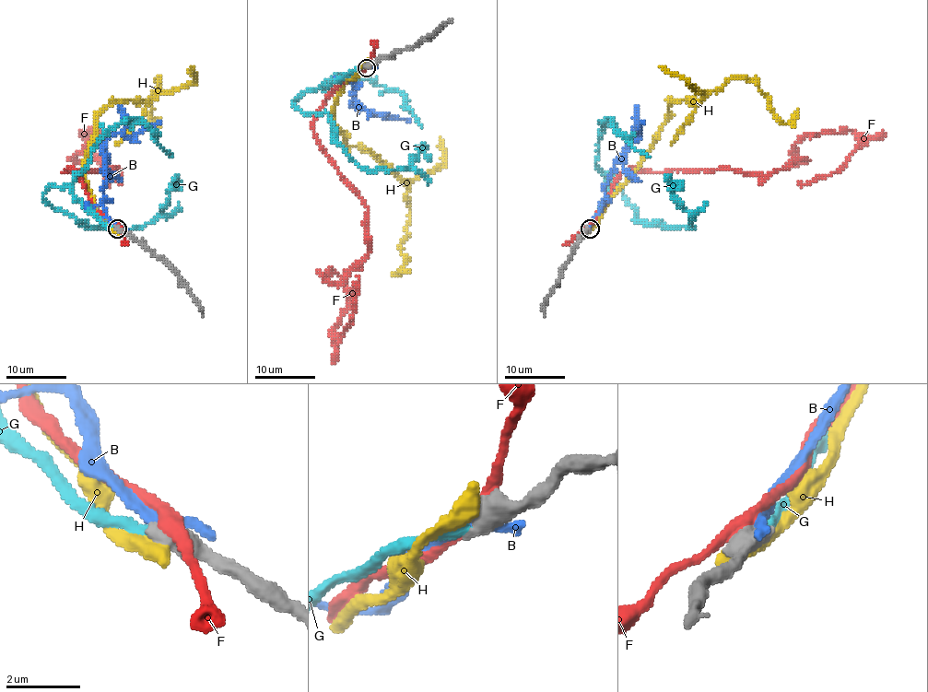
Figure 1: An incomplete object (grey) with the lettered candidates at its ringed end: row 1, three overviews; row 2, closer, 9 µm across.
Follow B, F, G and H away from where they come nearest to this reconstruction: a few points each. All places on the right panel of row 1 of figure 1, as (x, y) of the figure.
B: (587, 227), (604, 203), (607, 177), (643, 122)
F: (586, 228), (625, 170), (769, 174), (804, 160), (795, 144), (809, 134), (859, 139), (838, 170), (797, 181)
G: (587, 228), (611, 188), (617, 186), (636, 209), (637, 222), (693, 228), (667, 176)
H: (586, 231), (631, 176), (673, 101), (700, 101), (734, 77), (752, 79), (769, 111), (784, 123), (797, 111)

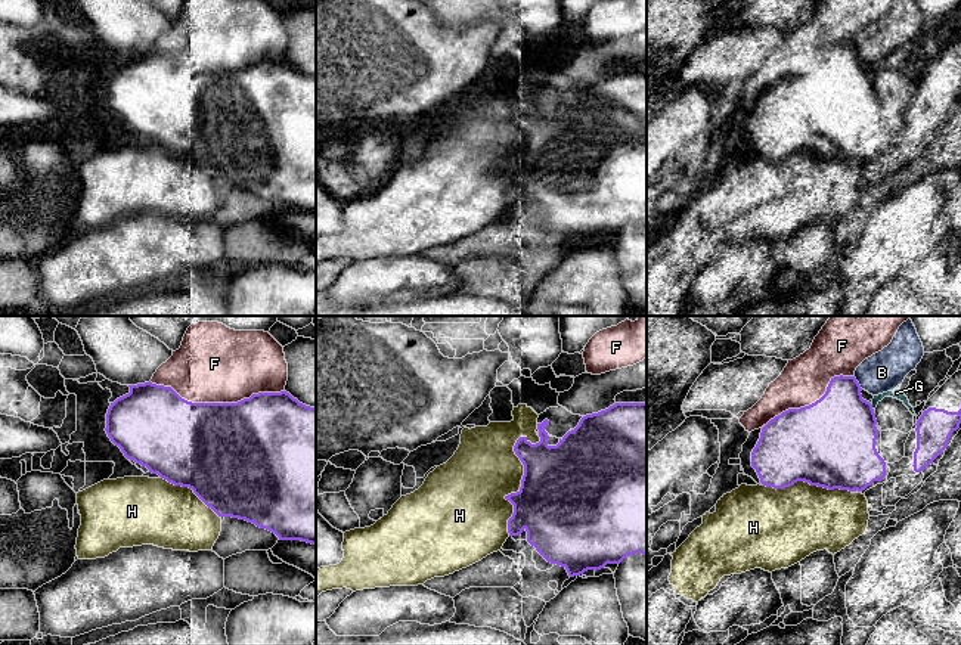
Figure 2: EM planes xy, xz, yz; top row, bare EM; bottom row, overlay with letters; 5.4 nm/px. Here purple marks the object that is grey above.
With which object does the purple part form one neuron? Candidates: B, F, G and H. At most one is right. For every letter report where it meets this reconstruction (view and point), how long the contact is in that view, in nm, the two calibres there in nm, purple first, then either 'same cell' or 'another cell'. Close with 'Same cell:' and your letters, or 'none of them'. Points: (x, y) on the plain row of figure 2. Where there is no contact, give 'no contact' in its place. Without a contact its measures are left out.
B: yz (858, 52) | 90 nm | 360/220 nm | another cell
F: xy (217, 73) | 750 nm | 500/400 nm | another cell
G: yz (871, 77) | 50 nm | 440/50 nm | another cell
H: xz (523, 146) | 550 nm | 500/360 nm | another cell
Same cell: none of them

